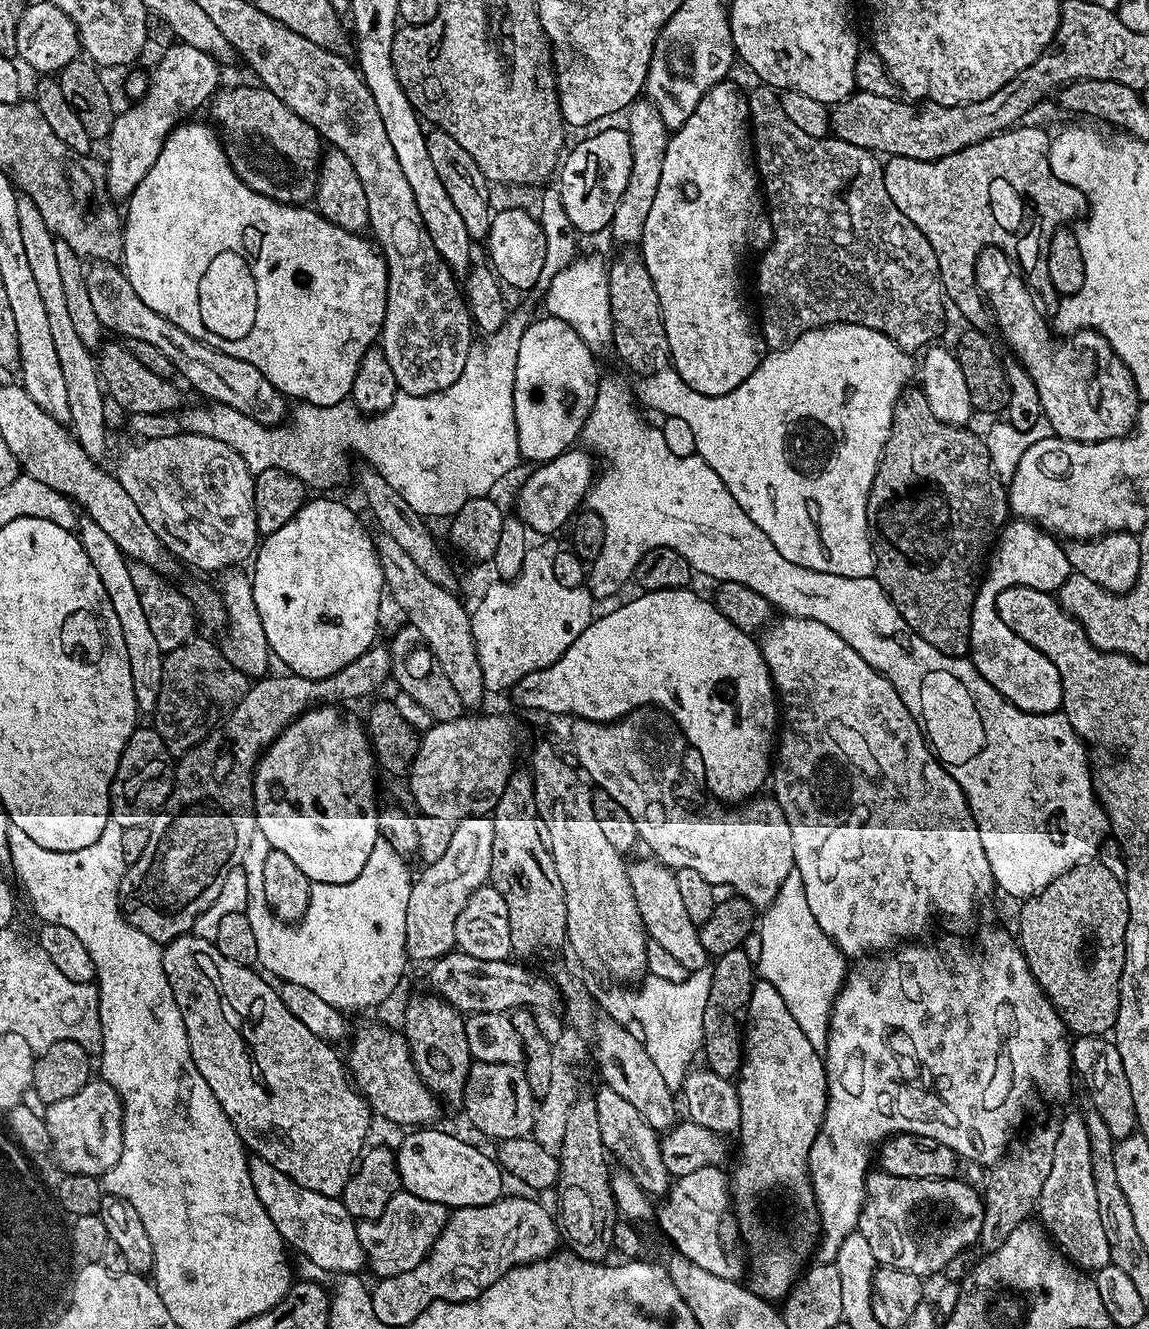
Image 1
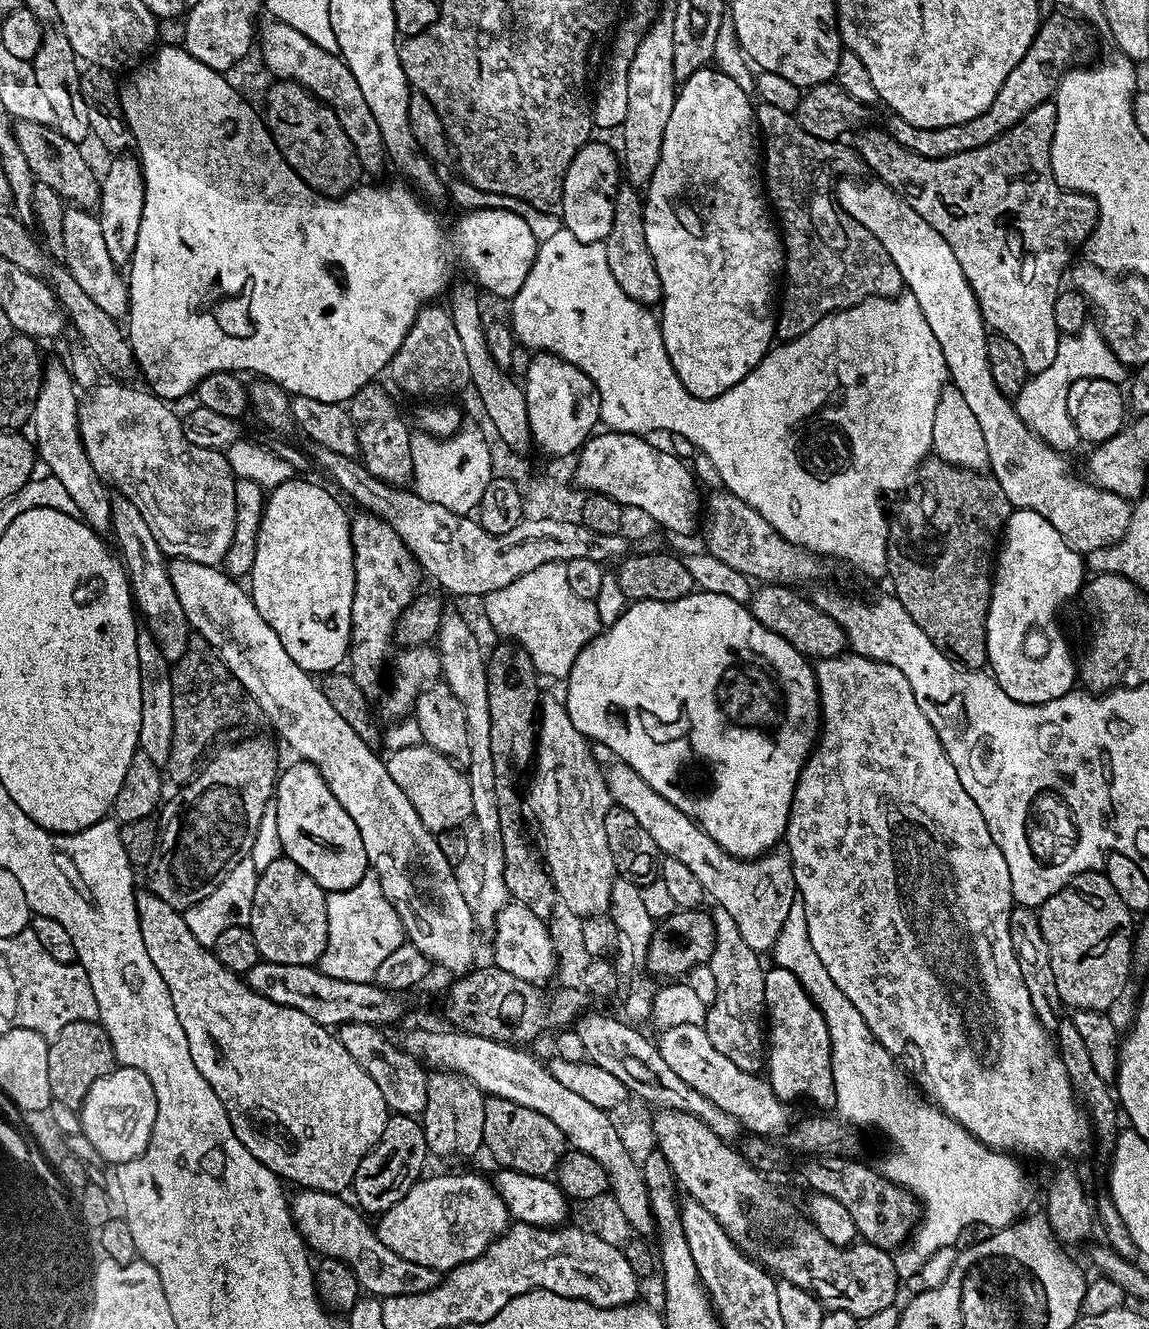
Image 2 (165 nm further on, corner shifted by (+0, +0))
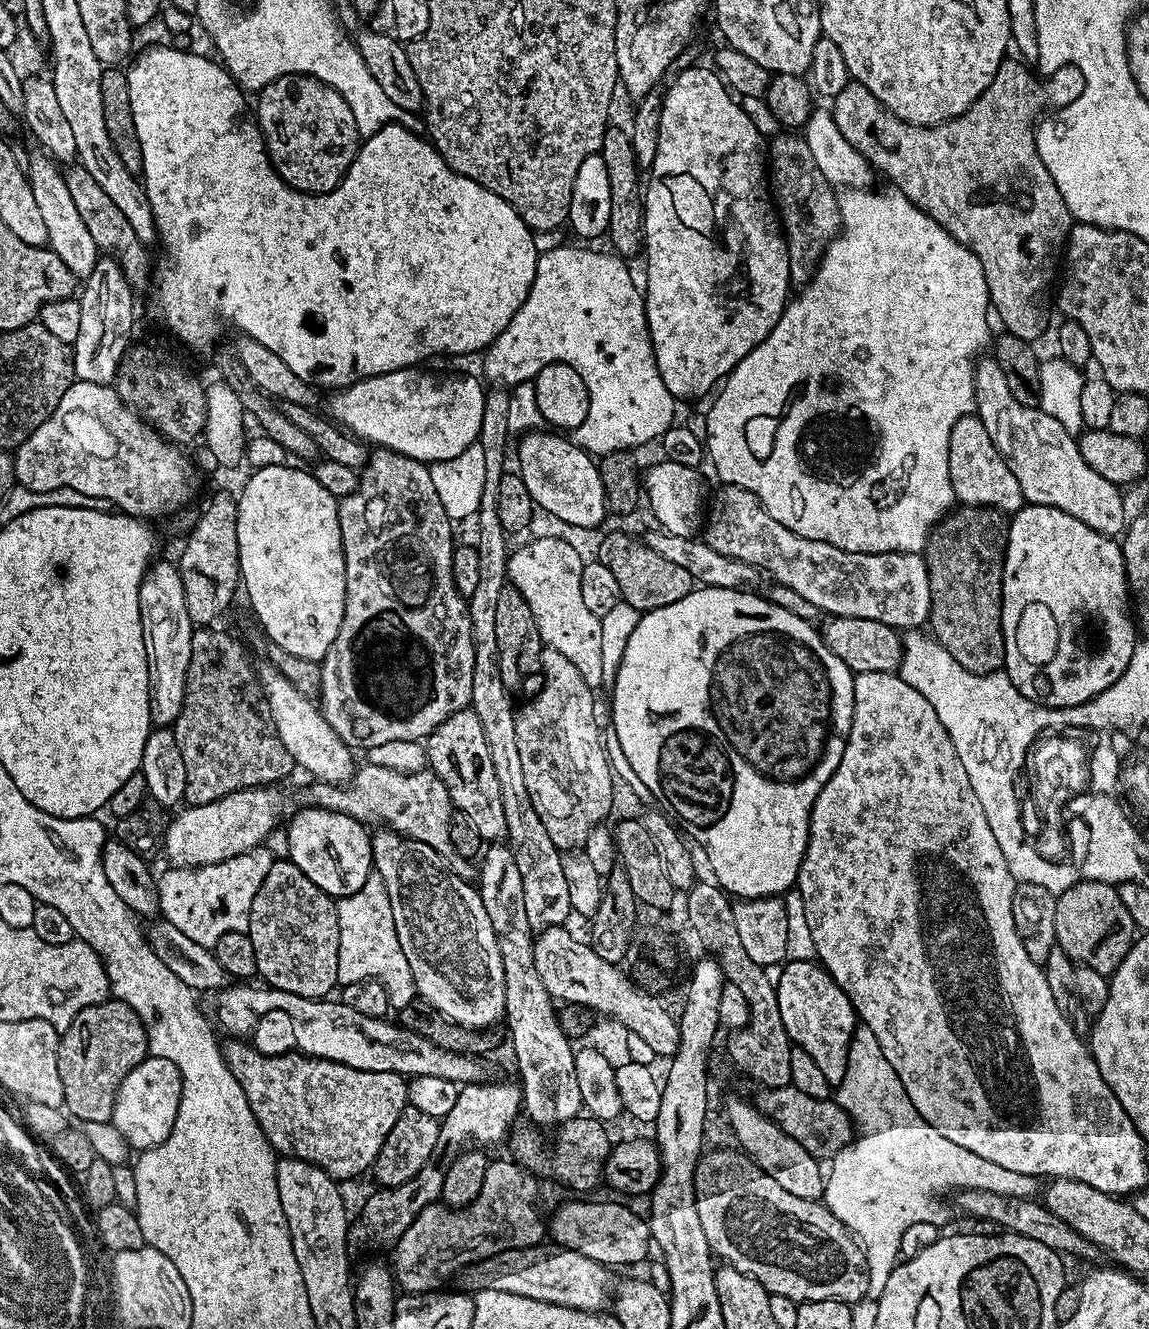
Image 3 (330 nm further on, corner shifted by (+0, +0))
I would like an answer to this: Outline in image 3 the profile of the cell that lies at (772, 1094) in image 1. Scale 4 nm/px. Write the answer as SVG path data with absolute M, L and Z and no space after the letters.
M788 960L782 970L782 978L776 985L778 994L778 1011L782 1014L782 1023L786 1028L793 1045L806 1050L814 1063L822 1070L823 1077L832 1086L840 1084L846 1074L846 1062L852 1045L852 1035L858 1027L858 1017L850 998L834 982L832 975L824 969L824 965L816 960Z

